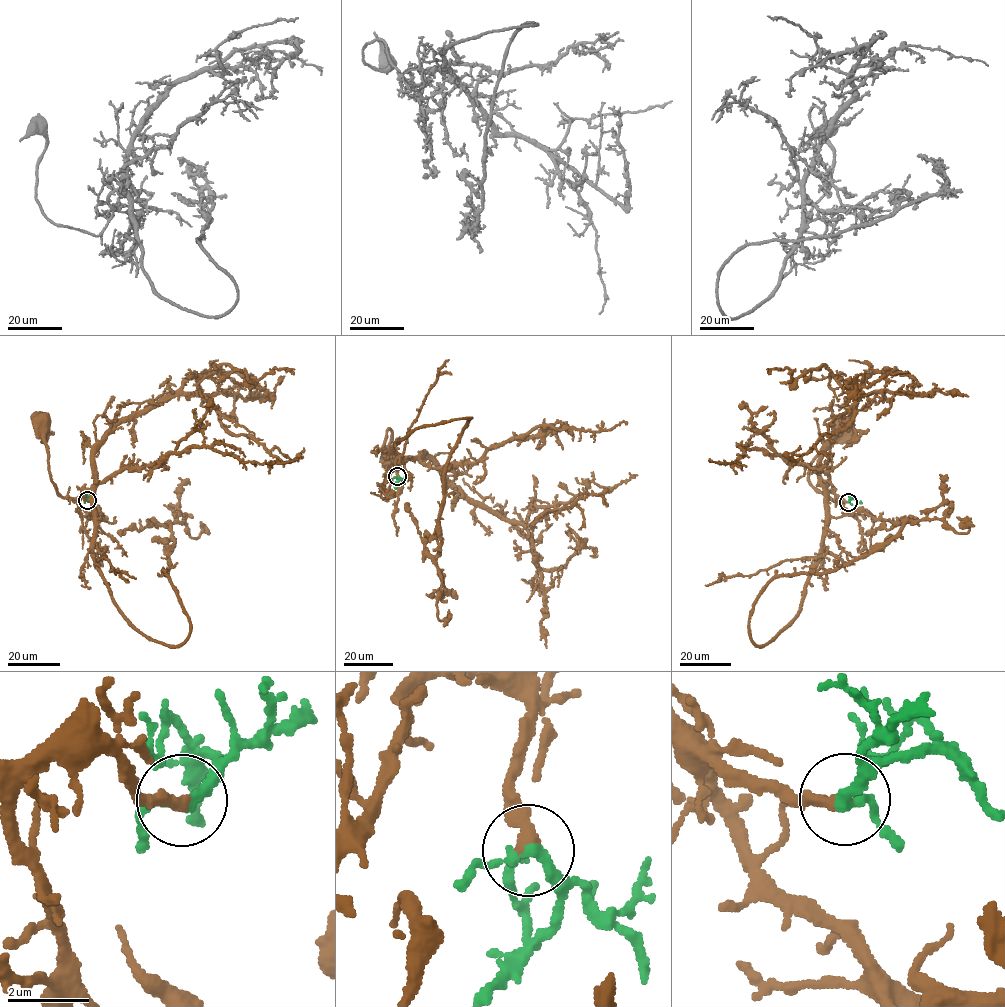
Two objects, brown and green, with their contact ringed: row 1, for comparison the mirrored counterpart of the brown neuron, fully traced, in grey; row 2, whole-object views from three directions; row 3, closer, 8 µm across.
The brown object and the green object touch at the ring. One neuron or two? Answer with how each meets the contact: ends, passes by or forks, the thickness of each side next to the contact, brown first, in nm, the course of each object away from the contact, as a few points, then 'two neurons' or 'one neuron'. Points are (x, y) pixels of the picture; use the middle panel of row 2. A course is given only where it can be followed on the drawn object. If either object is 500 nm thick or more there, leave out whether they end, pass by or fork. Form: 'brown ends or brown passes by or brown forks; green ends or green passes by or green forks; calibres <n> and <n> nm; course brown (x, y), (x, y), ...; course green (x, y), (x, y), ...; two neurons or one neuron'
brown ends; green passes by; calibres 340 and 240 nm; course brown (398, 476), (397, 467), (383, 451), (388, 429), (392, 430), (388, 458); course green (398, 476), (394, 484), (397, 488); one neuron

